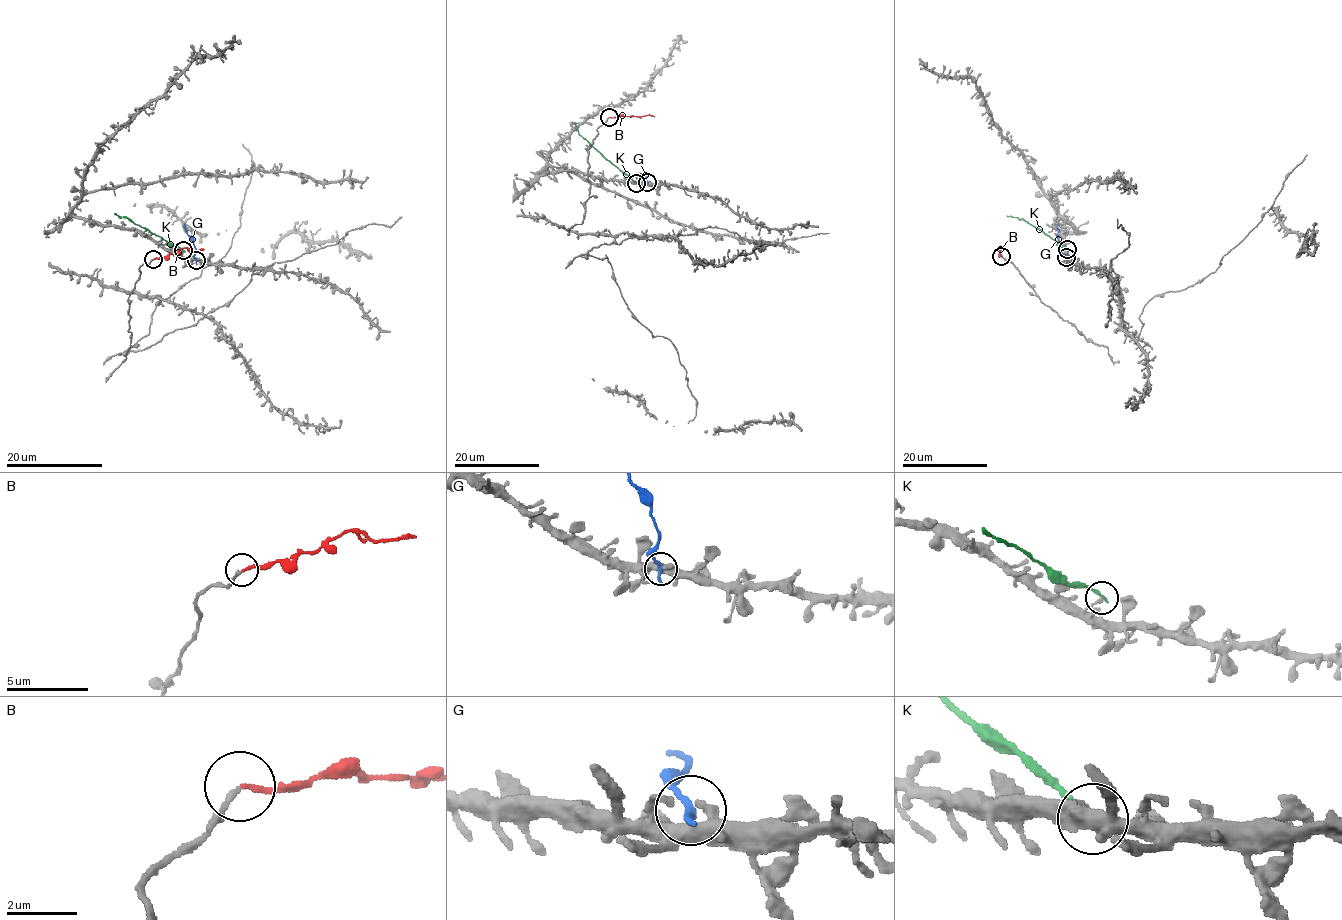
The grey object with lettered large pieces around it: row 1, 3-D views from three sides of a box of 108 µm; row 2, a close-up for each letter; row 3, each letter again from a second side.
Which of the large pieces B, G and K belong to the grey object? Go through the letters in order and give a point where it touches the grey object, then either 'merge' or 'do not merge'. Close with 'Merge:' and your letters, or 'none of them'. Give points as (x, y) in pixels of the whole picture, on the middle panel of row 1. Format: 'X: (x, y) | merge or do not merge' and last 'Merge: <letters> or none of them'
B: (609, 117) | merge
G: (647, 182) | do not merge
K: (636, 183) | do not merge
Merge: B

